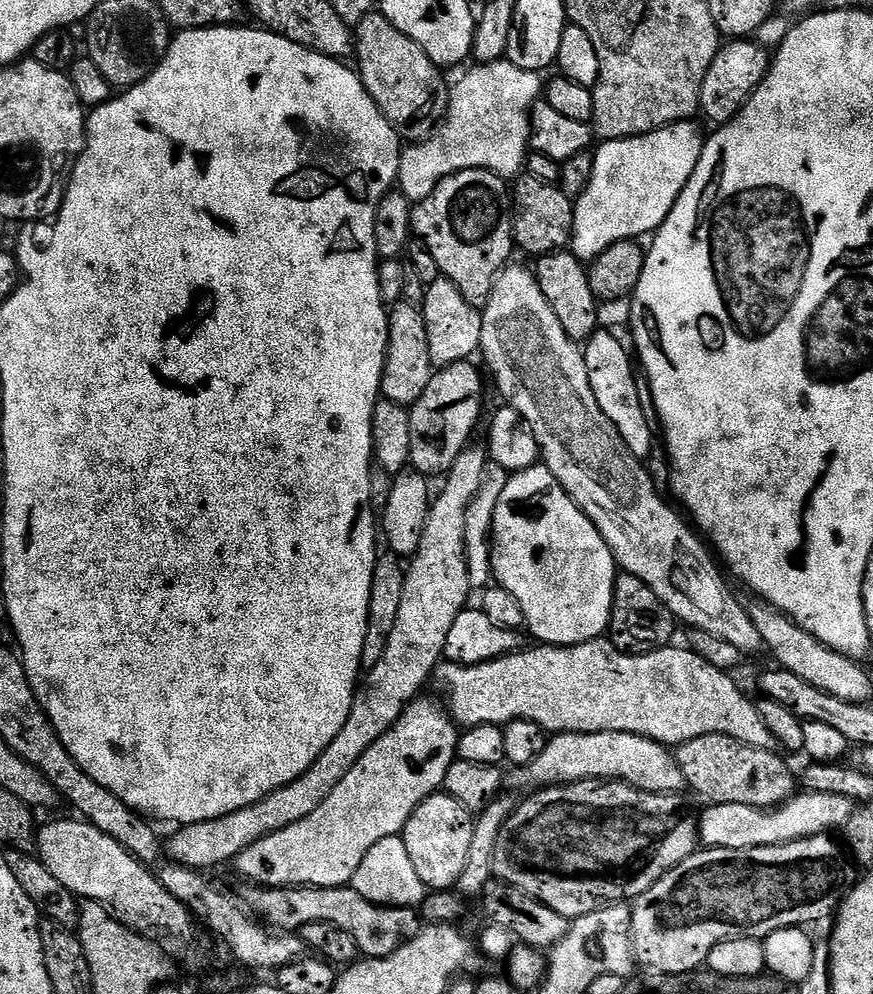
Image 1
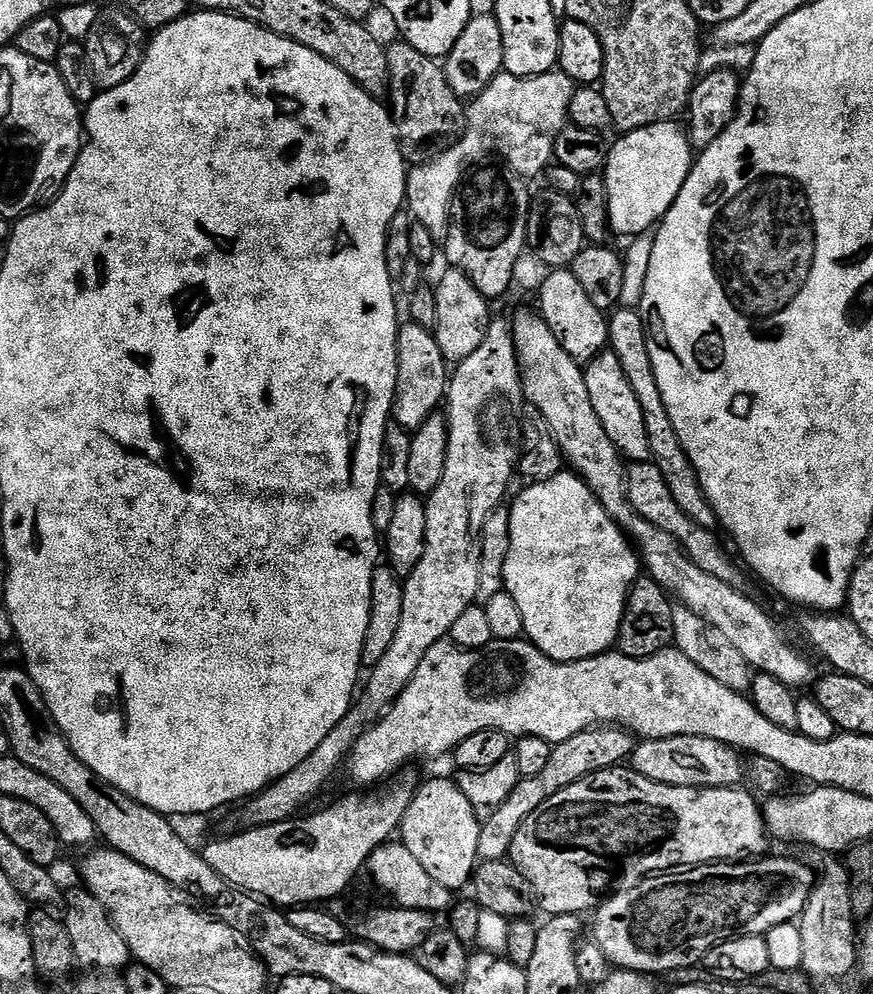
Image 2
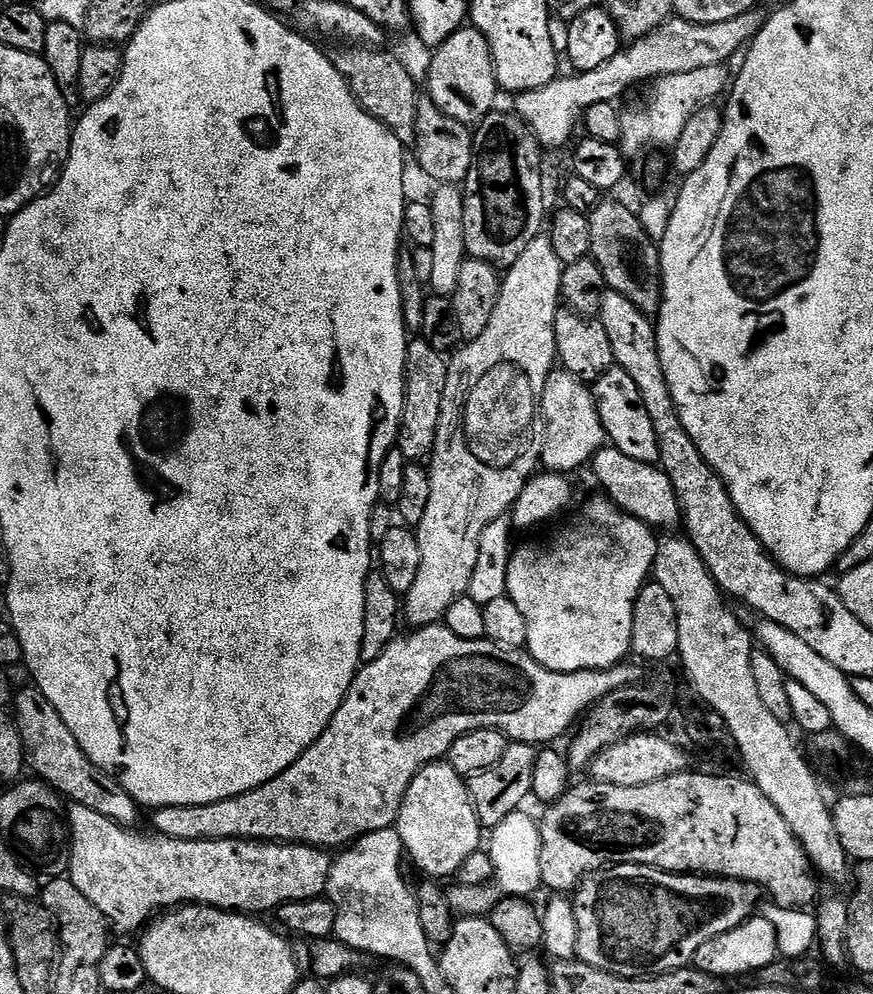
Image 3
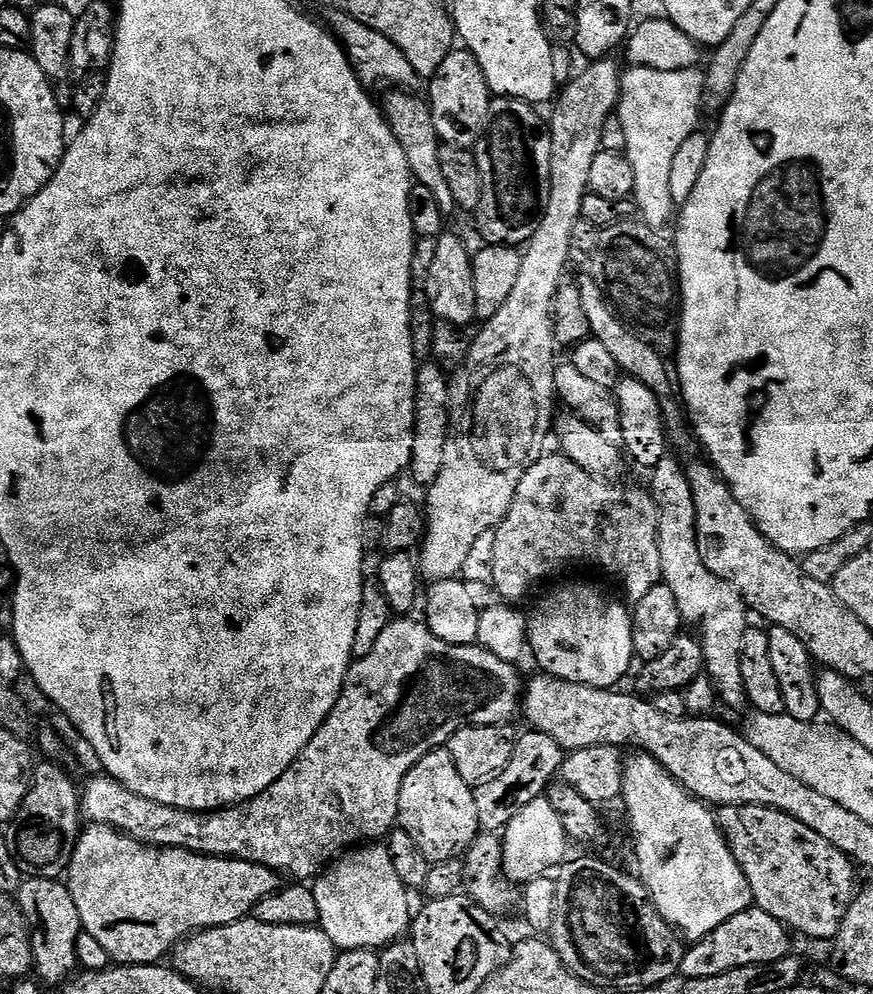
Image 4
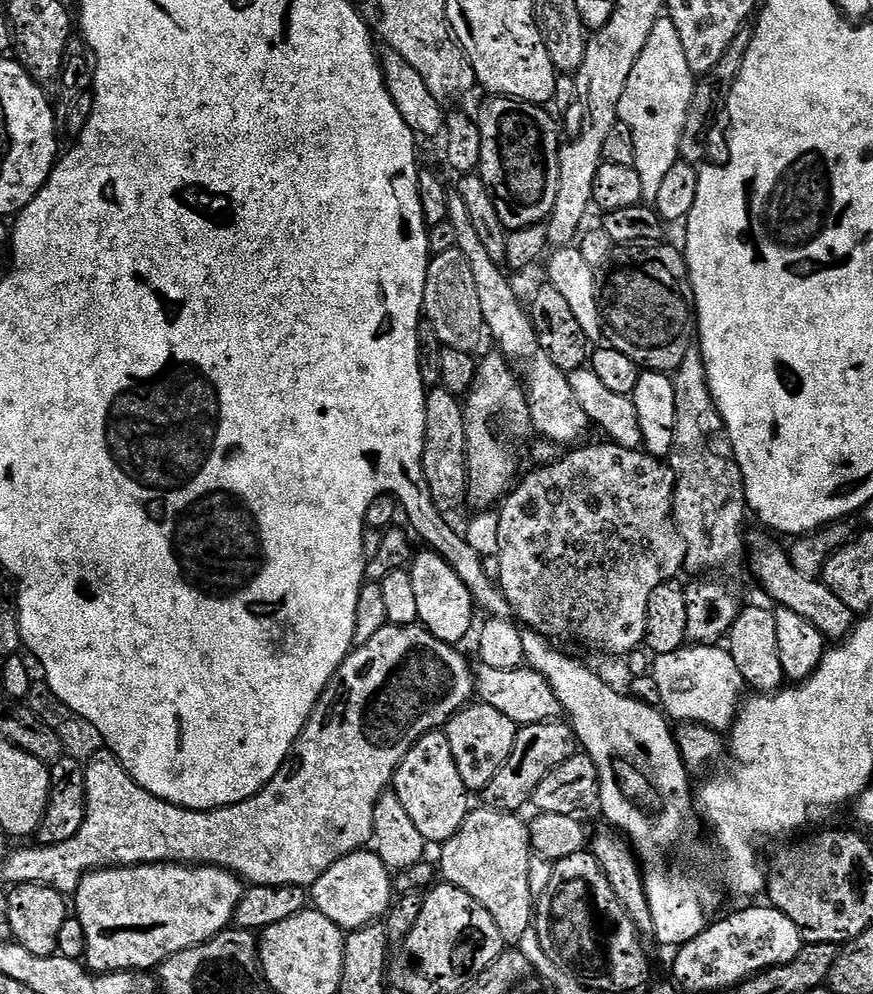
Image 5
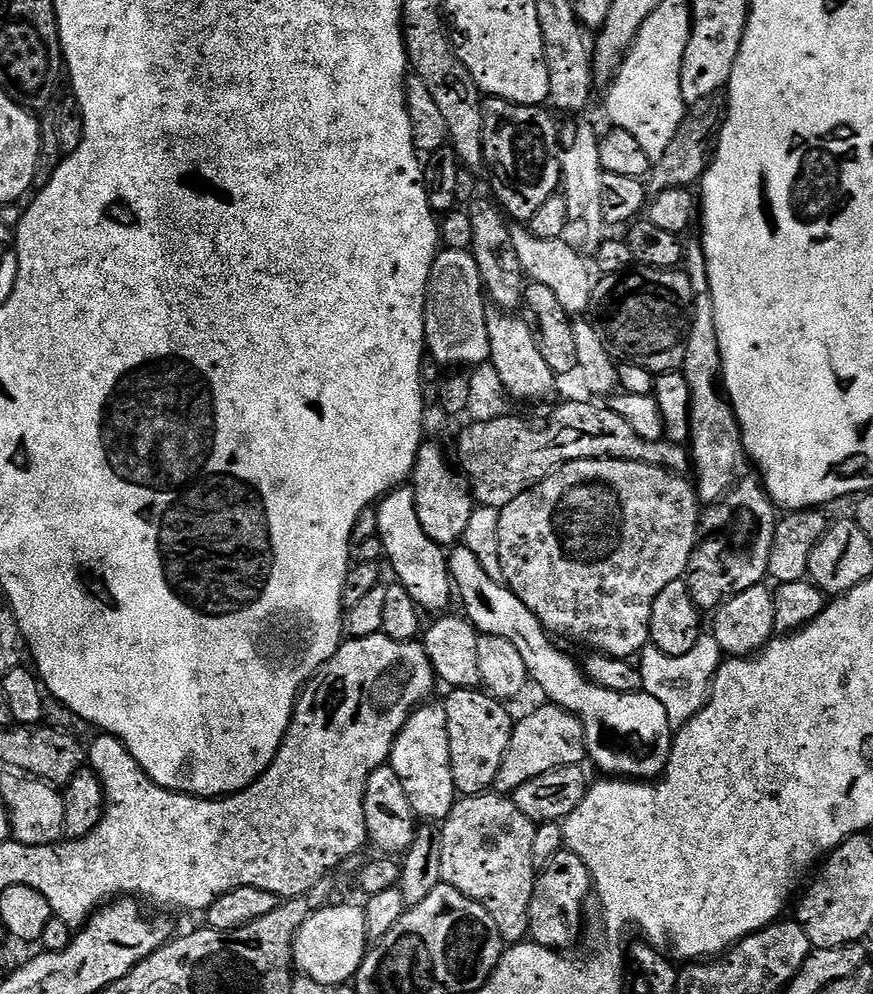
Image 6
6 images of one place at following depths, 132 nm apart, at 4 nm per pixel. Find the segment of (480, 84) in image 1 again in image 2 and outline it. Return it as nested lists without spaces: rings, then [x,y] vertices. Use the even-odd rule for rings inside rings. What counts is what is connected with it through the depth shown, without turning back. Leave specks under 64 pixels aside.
[[[501,70],[467,105],[464,135],[433,160],[415,165],[408,173],[406,208],[415,223],[426,226],[437,242],[448,236],[450,206],[465,176],[483,156],[497,152],[503,163],[520,176],[543,177],[553,163],[558,134],[569,123],[570,98],[577,85],[565,72],[553,70],[537,76],[515,76]]]

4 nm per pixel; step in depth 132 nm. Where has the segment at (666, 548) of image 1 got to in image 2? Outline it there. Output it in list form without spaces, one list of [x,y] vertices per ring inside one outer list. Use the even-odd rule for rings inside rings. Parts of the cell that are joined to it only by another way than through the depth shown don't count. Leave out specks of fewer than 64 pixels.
[[[532,311],[522,313],[517,320],[513,319],[511,326],[520,380],[524,383],[525,401],[529,405],[533,404],[540,411],[541,418],[548,423],[548,432],[571,471],[583,478],[598,502],[602,502],[610,518],[634,541],[647,575],[657,580],[664,591],[677,601],[680,599],[679,603],[683,607],[705,620],[709,628],[717,628],[726,642],[730,642],[730,646],[734,646],[734,650],[746,658],[749,668],[770,674],[794,690],[800,690],[803,684],[811,685],[814,680],[811,662],[794,645],[788,644],[775,622],[750,597],[744,596],[748,594],[739,588],[726,586],[726,582],[718,582],[718,578],[698,570],[682,546],[678,546],[676,539],[643,520],[632,509],[628,501],[625,461],[614,442],[610,442],[606,430],[602,430],[598,414],[594,414],[590,394],[586,394],[584,368],[574,358],[570,358],[562,346],[558,346],[558,338],[554,338],[547,322]]]

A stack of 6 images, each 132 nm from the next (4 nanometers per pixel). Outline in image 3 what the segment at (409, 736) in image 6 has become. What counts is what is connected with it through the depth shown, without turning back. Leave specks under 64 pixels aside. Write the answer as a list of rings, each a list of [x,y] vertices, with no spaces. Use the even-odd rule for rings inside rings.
[[[446,762],[428,764],[412,779],[394,827],[401,835],[407,859],[409,861],[412,859],[425,872],[423,875],[428,878],[455,877],[460,871],[462,862],[466,862],[470,854],[481,851],[482,848],[482,840],[480,844],[482,825],[474,810],[474,802],[468,793],[467,779],[460,776],[458,770],[454,770],[454,766]]]

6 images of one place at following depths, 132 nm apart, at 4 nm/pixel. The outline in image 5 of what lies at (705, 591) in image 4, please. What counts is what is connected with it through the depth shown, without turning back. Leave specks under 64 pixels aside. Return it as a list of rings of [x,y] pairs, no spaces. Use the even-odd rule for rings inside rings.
[[[693,346],[686,354],[686,358],[682,362],[682,366],[678,366],[678,370],[672,376],[674,382],[674,399],[678,402],[678,418],[674,422],[674,446],[672,452],[667,456],[667,463],[670,465],[672,472],[676,475],[676,489],[674,490],[674,502],[672,503],[672,513],[676,519],[678,530],[682,534],[682,542],[686,542],[686,558],[684,559],[684,567],[692,574],[712,574],[715,568],[720,568],[723,564],[728,564],[740,552],[740,547],[745,547],[746,536],[740,531],[744,528],[744,516],[748,512],[748,503],[744,501],[744,479],[742,478],[742,470],[738,466],[738,462],[732,456],[732,443],[728,441],[728,434],[724,430],[724,423],[718,414],[718,406],[714,402],[714,398],[710,394],[710,386],[708,385],[708,375],[706,374],[706,362],[704,356],[700,353],[699,347]]]

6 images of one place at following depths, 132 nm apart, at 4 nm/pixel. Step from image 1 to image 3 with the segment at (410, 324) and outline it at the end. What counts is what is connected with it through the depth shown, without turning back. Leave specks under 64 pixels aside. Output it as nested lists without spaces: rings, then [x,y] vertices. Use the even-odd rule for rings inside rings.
[[[422,338],[409,343],[408,357],[404,363],[404,416],[400,419],[398,447],[409,462],[424,462],[431,457],[438,438],[438,422],[442,418],[442,394],[446,394],[448,360],[445,353],[434,350]]]

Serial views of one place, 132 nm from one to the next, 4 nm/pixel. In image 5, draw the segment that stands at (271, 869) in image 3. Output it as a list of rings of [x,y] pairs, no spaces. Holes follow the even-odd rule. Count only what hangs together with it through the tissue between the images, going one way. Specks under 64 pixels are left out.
[[[134,864],[89,871],[74,893],[74,916],[86,930],[83,963],[93,972],[156,970],[174,954],[213,940],[233,923],[246,884],[233,872],[190,864]]]

